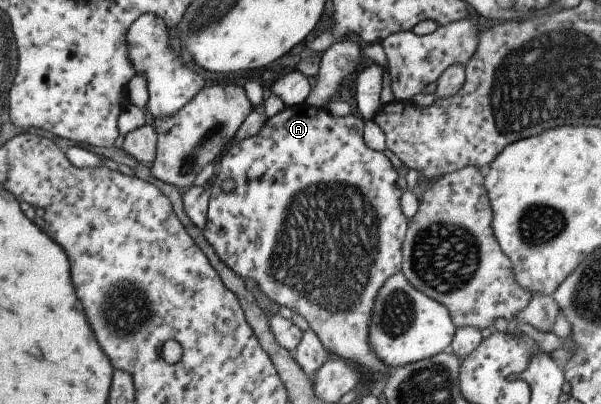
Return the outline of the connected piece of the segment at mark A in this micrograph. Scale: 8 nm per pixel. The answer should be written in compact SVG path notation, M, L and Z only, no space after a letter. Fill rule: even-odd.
M308 102L292 108L286 107L276 116L267 118L266 123L255 136L235 141L233 145L230 145L228 153L217 161L217 172L211 179L213 191L209 204L208 224L203 233L225 265L228 265L243 279L252 279L261 292L276 304L304 317L310 328L322 339L326 351L341 359L358 363L364 371L365 382L372 386L384 381L384 377L388 378L389 375L388 365L376 355L376 351L370 345L372 311L374 311L376 297L378 297L382 285L392 275L403 271L403 246L407 241L410 220L404 215L402 205L400 205L400 199L402 199L405 190L398 185L398 171L394 169L392 161L384 153L376 152L367 147L365 141L366 125L363 117L356 117L356 115L351 114L345 117L336 117L323 107L312 106ZM226 179L235 182L235 187L230 193L222 191L222 183Z

